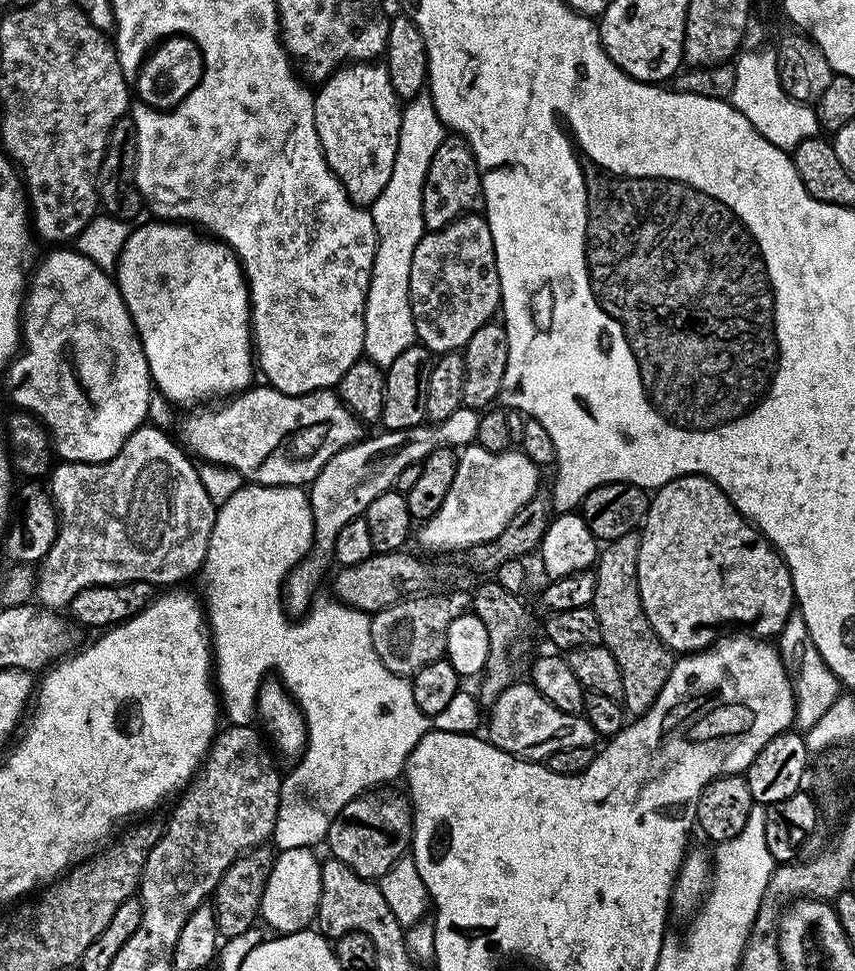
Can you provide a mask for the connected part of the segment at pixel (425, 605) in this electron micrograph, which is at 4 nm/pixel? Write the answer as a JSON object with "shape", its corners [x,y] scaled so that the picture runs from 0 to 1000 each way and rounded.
{"shape":[[[478,613],[435,634],[437,669],[457,692],[477,698],[520,675],[519,662],[531,627],[519,618],[518,613]]]}

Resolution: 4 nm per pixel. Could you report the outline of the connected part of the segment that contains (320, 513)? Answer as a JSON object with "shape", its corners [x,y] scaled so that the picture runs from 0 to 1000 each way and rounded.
{"shape":[[[539,418],[522,433],[495,437],[473,444],[448,444],[447,448],[425,452],[402,461],[377,482],[365,495],[360,508],[364,517],[364,533],[367,538],[364,571],[346,581],[332,597],[330,617],[338,635],[350,636],[365,625],[372,613],[370,605],[389,576],[391,558],[406,538],[420,535],[443,509],[455,506],[465,488],[482,478],[495,477],[508,463],[544,461],[556,456],[563,425],[558,421]]]}

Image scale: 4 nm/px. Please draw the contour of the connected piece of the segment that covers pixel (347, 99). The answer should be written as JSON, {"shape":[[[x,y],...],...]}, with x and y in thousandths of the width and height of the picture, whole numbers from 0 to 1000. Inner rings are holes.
{"shape":[[[432,63],[399,67],[368,92],[365,104],[367,130],[372,134],[372,146],[385,175],[395,183],[413,208],[422,212],[435,211],[442,200],[451,196],[451,187],[456,187],[461,163],[465,159],[470,103],[458,90],[451,70],[446,65]]]}

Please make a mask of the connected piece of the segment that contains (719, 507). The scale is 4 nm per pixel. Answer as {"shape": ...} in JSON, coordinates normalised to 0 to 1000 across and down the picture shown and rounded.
{"shape":[[[794,490],[766,504],[746,551],[744,602],[756,643],[785,671],[808,674],[833,666],[840,658],[839,652],[833,652],[837,643],[880,643],[878,650],[889,657],[913,654],[931,621],[924,587],[912,567],[876,540],[834,494]]]}

